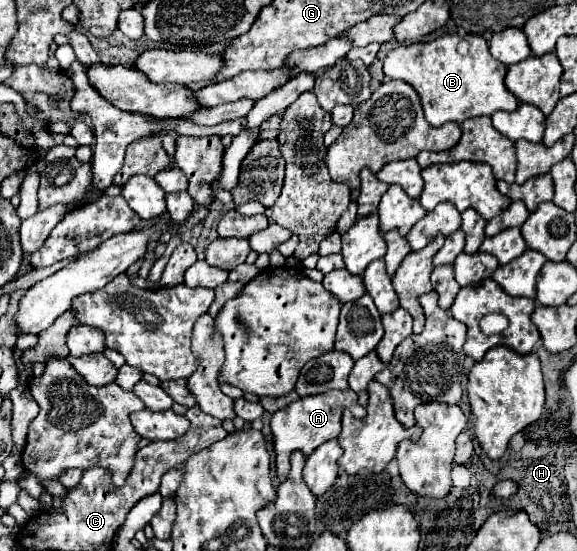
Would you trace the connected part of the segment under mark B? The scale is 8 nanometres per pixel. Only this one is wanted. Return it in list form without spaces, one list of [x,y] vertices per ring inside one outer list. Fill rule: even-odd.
[[[442,35],[428,43],[412,43],[392,49],[384,59],[384,75],[390,79],[402,79],[410,83],[420,95],[426,121],[432,127],[440,127],[448,121],[462,123],[470,117],[492,115],[494,111],[514,111],[518,99],[506,89],[504,75],[506,65],[496,61],[488,51],[488,41],[480,35],[468,35],[470,51],[460,55],[456,45],[462,37]]]

